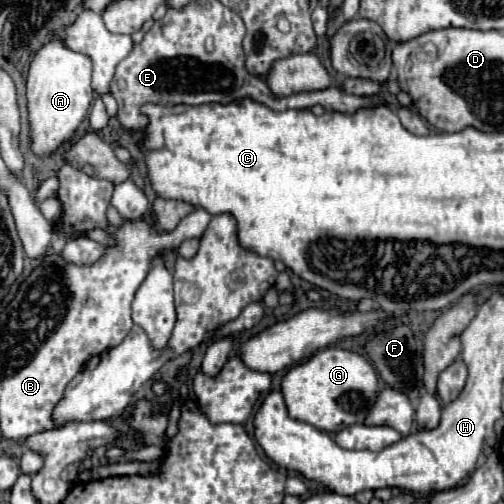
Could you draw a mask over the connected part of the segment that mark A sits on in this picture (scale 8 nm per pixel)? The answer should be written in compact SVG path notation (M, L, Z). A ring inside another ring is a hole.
M54 35L48 43L44 43L28 71L28 113L30 113L30 131L32 131L32 151L36 155L46 155L54 151L58 145L68 141L76 127L86 117L94 89L90 85L92 61L84 53L70 51L64 43L62 35Z

